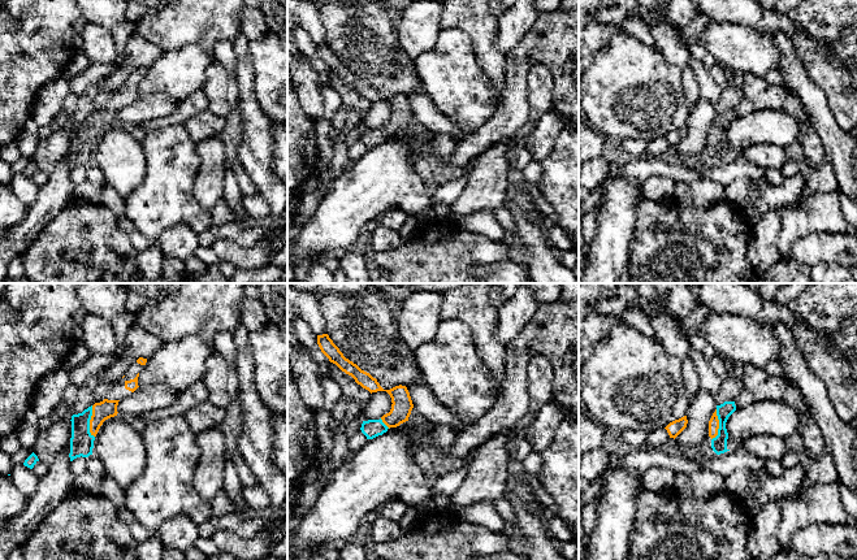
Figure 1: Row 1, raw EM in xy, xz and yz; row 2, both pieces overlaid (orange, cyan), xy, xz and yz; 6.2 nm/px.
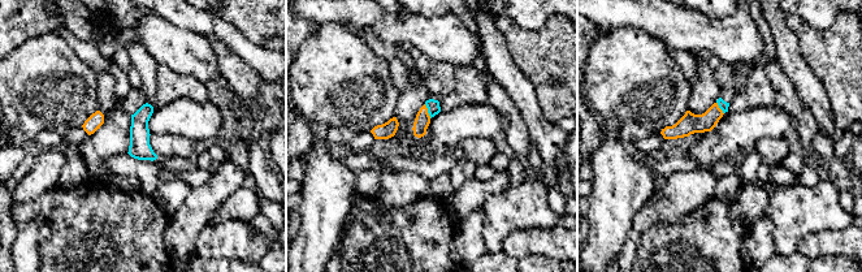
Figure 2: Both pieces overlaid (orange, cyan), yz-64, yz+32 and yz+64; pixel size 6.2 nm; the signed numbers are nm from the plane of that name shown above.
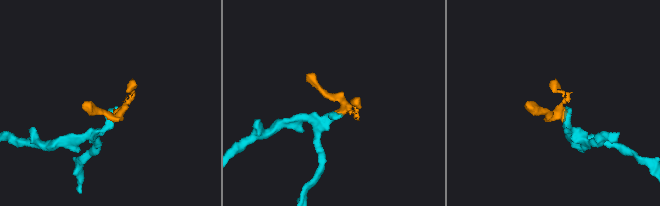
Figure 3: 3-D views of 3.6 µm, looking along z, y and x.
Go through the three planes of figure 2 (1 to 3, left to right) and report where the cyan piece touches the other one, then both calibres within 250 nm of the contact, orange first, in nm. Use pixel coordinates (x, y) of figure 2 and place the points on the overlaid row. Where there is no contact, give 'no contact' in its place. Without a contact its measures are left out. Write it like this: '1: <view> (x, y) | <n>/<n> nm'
1: no contact
2: yz+32 (427, 111) | 90/80 nm
3: yz+64 (719, 108) | 130/60 nm

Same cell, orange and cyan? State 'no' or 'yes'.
yes

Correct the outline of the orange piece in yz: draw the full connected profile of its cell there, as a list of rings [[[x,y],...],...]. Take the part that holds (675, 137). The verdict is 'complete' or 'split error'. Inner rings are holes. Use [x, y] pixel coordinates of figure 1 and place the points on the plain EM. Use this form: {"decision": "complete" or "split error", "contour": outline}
{"decision": "complete", "contour": [[[687,125],[675,129],[670,131],[665,138],[667,139],[670,147],[676,147],[685,136],[687,136],[688,129]]]}

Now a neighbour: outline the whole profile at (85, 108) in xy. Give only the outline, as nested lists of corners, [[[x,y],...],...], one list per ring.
[[[81,97],[79,104],[75,107],[74,112],[69,116],[72,125],[82,122],[85,118],[94,114],[94,112],[95,108],[92,100]]]

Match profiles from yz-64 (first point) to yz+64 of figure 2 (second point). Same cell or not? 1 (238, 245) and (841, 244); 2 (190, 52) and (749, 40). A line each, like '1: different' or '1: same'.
1: same
2: same

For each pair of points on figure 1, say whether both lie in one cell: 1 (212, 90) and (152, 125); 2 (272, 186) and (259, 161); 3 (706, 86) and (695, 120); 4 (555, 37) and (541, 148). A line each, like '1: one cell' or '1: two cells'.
1: two cells
2: one cell
3: two cells
4: two cells

